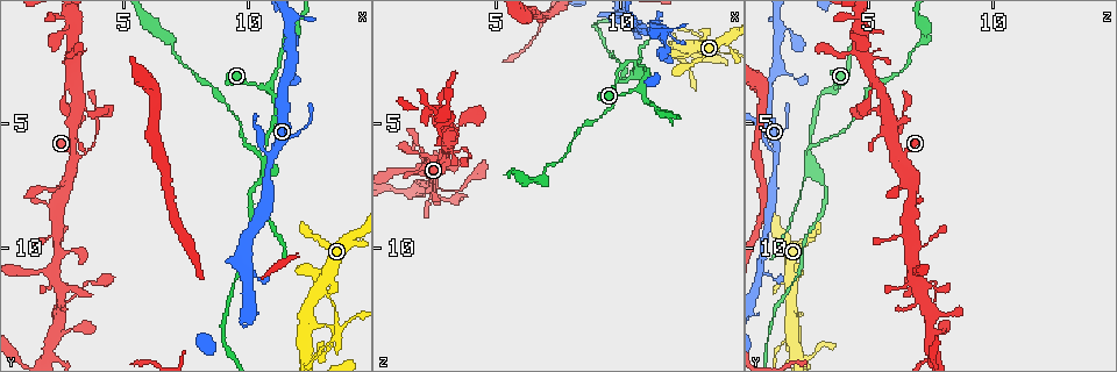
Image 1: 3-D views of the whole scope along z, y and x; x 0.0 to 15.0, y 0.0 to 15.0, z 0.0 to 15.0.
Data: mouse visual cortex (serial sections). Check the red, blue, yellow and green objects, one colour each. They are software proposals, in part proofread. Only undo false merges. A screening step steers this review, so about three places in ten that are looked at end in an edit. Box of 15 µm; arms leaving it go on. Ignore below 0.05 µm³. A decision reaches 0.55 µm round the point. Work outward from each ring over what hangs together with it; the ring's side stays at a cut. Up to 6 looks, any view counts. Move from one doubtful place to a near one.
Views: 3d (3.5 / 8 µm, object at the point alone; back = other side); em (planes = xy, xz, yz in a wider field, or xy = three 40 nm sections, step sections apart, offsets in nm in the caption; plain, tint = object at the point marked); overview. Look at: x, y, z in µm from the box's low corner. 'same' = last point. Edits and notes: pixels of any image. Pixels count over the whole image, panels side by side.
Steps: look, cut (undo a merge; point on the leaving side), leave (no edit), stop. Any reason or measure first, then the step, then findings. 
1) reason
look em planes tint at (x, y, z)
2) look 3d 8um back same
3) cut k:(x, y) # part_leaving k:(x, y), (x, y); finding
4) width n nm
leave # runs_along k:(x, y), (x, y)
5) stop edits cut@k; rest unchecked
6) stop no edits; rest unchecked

look em xy step 2 tint at (3.0, 6.5, 6.3)

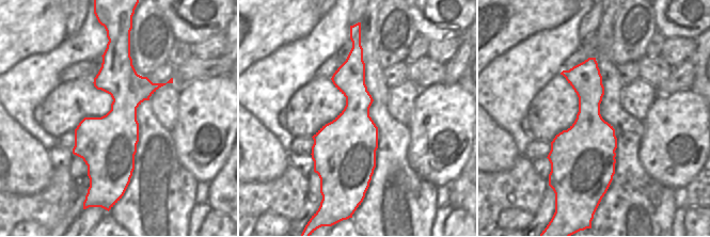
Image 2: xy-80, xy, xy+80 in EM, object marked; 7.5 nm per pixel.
look 3d 3.5um same

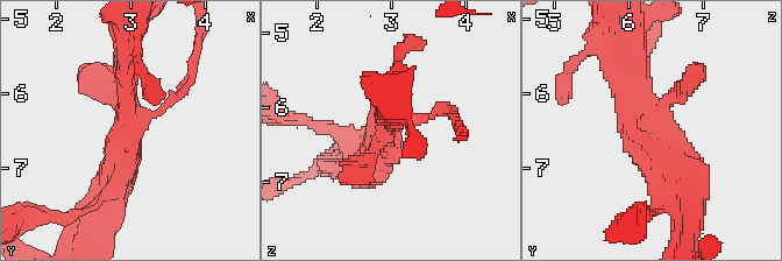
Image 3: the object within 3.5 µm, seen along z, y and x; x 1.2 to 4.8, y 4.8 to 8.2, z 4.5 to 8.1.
leave # runs_along 3:(91, 77), (126, 112), (105, 195); continuous, no second cell

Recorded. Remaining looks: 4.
three arms meet
look 3d 3.5um at (11.8, 1.2, 1.5)

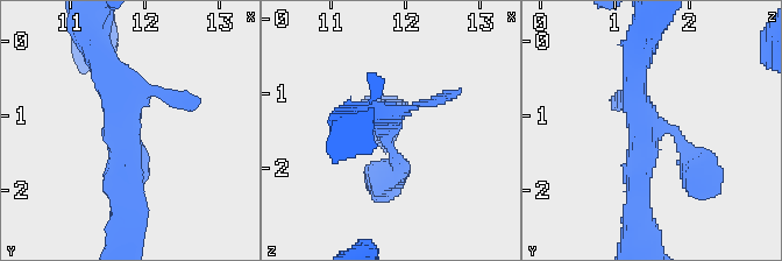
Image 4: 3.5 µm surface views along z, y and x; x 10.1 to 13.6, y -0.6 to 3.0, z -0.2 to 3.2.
look em xy step 3 tint at (11.70, 1.10, 1.45)

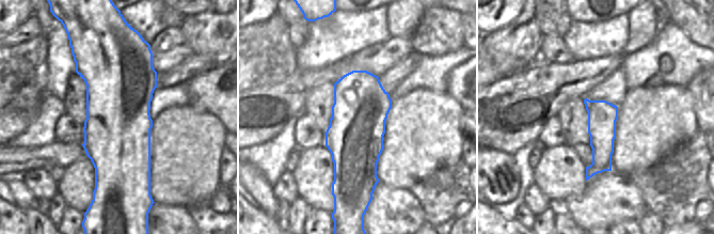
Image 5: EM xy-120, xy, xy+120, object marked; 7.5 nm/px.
leave # all the same cell

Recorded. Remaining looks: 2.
branch point
look 3d 3.5um back at (10.9, 3.6, 3.7)

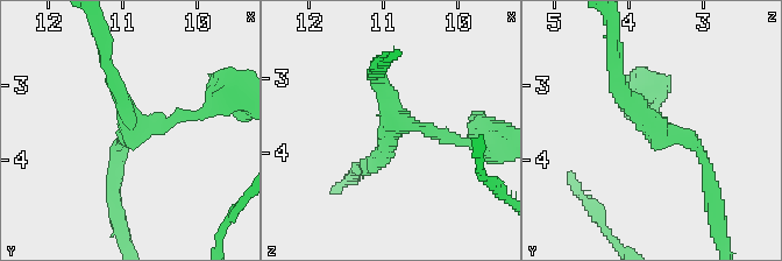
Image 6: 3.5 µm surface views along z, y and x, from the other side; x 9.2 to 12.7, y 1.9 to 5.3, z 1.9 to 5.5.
shape alone is not enough
look em xy step 3 tint at (10.75, 3.60, 3.60)

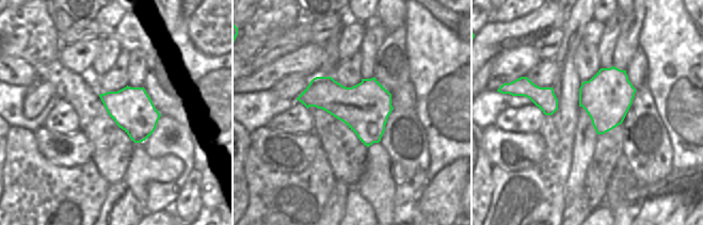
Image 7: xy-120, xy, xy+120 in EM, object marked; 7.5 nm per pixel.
leave # runs_along 6:(468, 142), (396, 121), (375, 73); continuous, no second cell

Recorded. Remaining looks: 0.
stop no edits; rest unchecked

